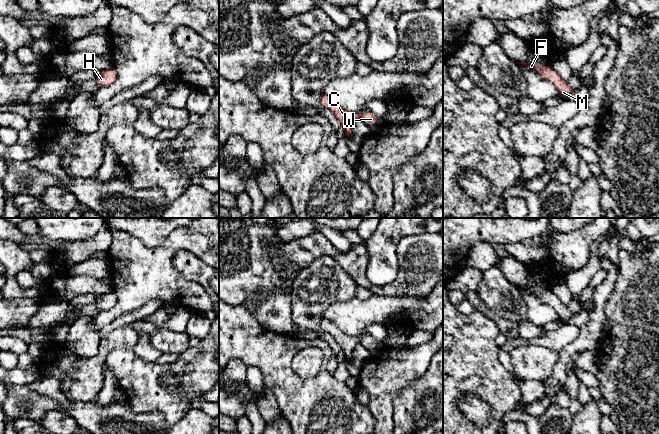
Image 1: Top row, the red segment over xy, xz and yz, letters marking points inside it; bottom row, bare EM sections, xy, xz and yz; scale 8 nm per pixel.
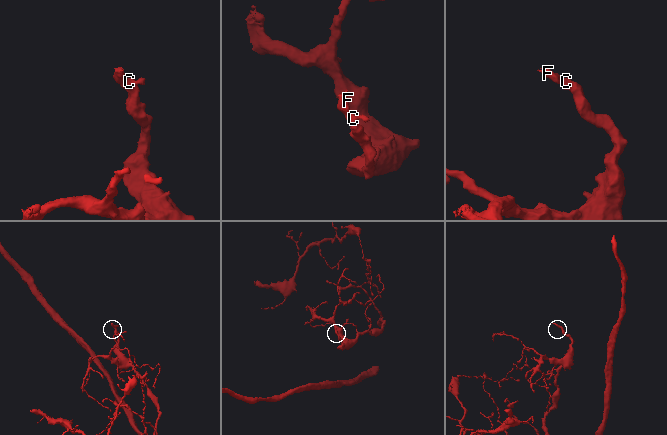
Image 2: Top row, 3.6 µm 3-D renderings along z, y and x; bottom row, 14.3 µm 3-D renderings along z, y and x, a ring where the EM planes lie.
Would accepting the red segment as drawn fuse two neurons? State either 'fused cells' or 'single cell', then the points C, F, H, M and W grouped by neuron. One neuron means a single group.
single cell | C F H M W

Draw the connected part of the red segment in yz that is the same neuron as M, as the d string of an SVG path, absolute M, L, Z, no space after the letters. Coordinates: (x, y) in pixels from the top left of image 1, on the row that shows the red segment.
M517 62L523 66L535 69L544 79L552 82L556 87L560 97L566 97L573 93L573 89L568 84L567 80L560 77L560 75L552 68L552 66L540 66L538 64L526 64Z

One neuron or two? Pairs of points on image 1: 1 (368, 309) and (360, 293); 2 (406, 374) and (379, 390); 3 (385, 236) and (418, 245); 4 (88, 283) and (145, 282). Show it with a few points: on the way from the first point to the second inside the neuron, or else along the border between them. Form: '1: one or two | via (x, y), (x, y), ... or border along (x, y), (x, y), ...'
1: two | border along (373, 294), (364, 299), (355, 297)
2: one | via (399, 374), (395, 374), (386, 383)
3: two | border along (422, 234), (404, 236), (399, 241), (396, 263)
4: two | border along (109, 279), (114, 291)

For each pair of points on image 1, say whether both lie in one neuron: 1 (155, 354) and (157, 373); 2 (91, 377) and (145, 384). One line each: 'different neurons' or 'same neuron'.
1: different neurons
2: different neurons

